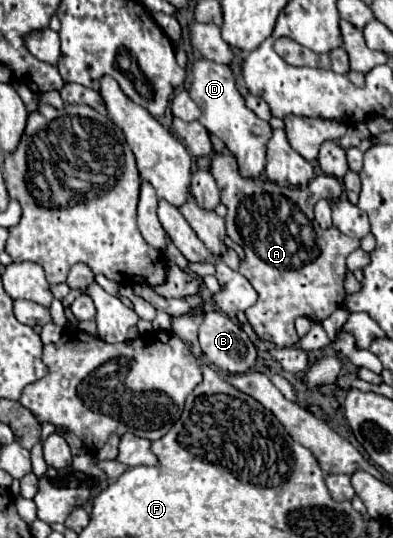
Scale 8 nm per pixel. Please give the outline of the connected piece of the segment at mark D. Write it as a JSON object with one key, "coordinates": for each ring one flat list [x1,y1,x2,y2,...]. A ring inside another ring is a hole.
{"coordinates":[[199,59,193,63,193,85,189,95,201,109,199,123,225,143,225,147,237,159,241,175,245,175,245,179,257,179,265,171,265,143,271,137,271,127,267,121,261,121,251,109,245,107,243,97,235,89,231,67]]}

